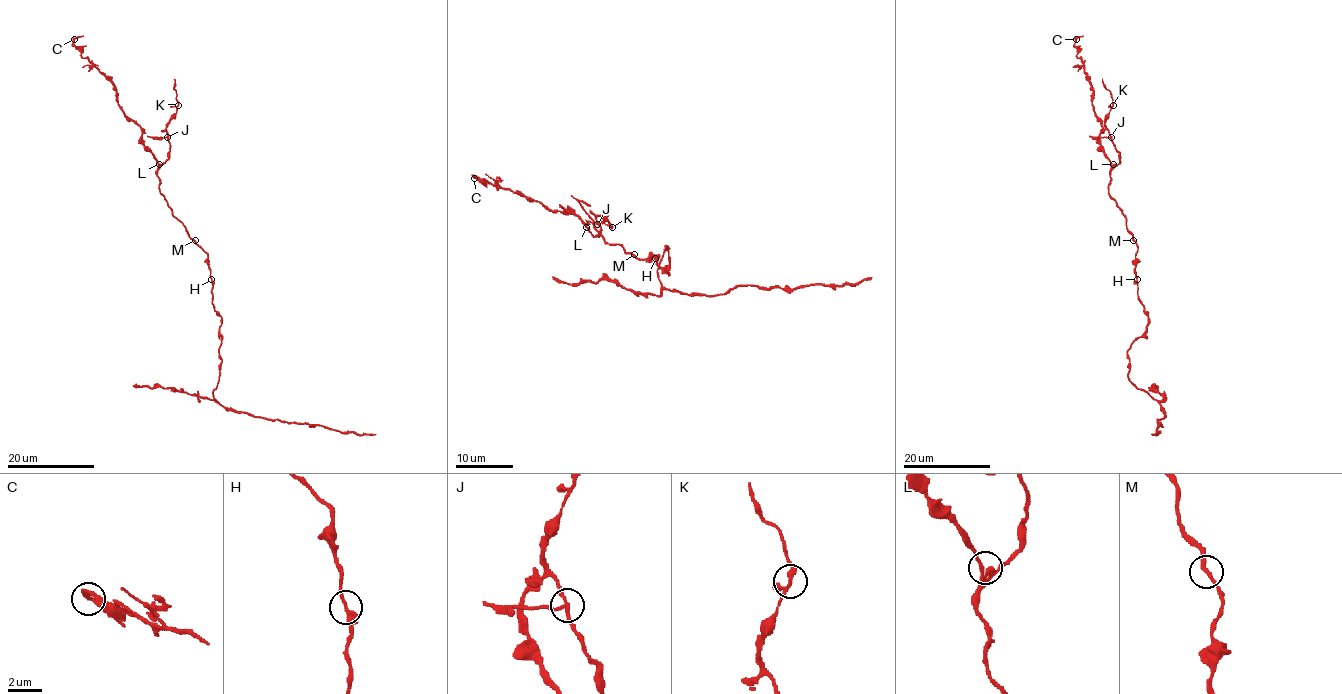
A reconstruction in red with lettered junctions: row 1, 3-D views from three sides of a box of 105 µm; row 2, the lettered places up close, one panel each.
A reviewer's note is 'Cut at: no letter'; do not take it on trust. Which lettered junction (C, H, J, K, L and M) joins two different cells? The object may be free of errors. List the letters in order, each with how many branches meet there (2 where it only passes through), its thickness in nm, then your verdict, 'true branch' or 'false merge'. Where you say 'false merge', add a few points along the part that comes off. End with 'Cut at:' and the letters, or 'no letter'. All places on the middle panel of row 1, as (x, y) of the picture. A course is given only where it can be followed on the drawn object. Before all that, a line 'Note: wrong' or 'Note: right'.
Note: wrong
C: branches 2; calibre 200 nm; true branch
H: branches 3; calibre 240 nm; true branch
J: branches 3; calibre 190 nm; false merge; course (598, 224), (570, 195)
K: branches 3; calibre 200 nm; true branch
L: branches 3; calibre 220 nm; true branch
M: branches 2; calibre 220 nm; true branch
Cut at: J

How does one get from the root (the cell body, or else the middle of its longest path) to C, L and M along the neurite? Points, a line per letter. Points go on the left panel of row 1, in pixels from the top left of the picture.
C: (212, 282), (208, 254), (160, 192), (158, 161), (140, 128), (74, 39)
L: (212, 282), (208, 254), (172, 214), (160, 192), (157, 175), (159, 164)
M: (212, 282), (208, 254), (195, 240)

